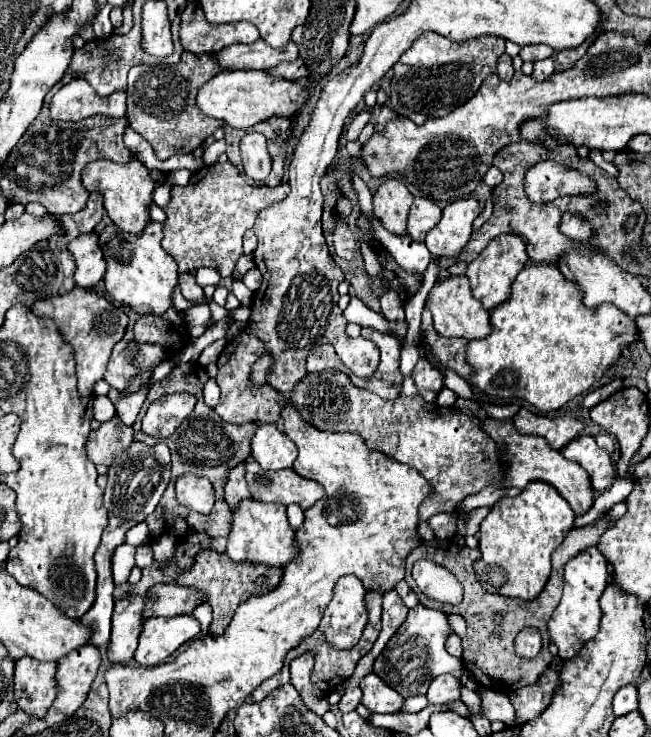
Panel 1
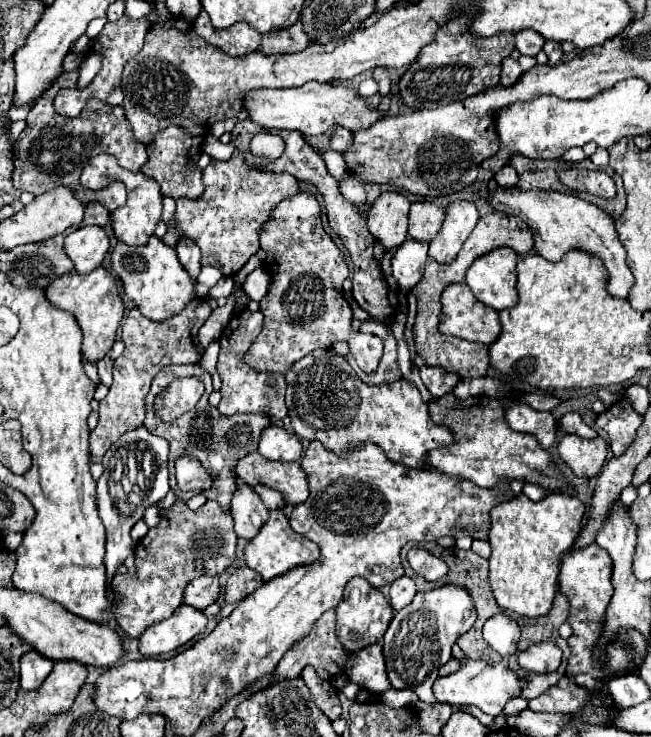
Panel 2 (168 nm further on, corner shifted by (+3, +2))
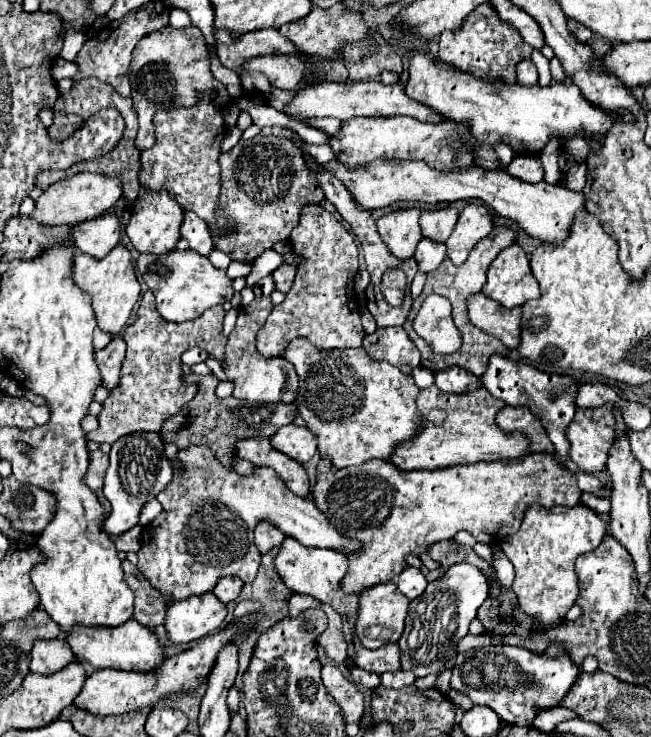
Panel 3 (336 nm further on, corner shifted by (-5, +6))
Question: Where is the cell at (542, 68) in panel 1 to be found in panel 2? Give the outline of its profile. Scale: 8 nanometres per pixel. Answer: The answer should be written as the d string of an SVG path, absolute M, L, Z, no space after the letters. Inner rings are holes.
M547 40L545 46L543 46L543 50L545 50L547 56L549 56L549 64L557 64L557 62L563 58L561 42L551 42L551 40Z

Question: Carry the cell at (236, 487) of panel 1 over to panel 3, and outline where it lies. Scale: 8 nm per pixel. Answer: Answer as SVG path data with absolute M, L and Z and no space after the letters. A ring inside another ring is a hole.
M263 520L263 522L259 522L255 526L255 544L257 544L261 554L265 554L271 548L279 546L283 542L283 538L285 538L285 534L279 528L275 528L271 522L267 522L267 520Z

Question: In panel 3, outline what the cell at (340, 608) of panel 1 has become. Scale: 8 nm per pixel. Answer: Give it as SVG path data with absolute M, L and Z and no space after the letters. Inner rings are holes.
M393 582L375 584L375 586L365 588L359 594L357 620L355 620L355 632L357 632L357 638L361 640L361 644L365 648L373 650L373 648L379 648L383 644L397 642L401 632L403 632L403 622L405 622L407 606L409 606L409 600L397 590L397 586Z

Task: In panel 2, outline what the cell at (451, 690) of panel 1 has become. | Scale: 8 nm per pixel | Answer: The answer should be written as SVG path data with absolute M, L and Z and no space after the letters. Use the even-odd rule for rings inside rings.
M455 643L452 647L452 656L461 662L461 668L449 676L437 678L433 684L433 694L439 702L461 706L461 704L475 704L489 716L503 714L503 708L509 700L521 696L523 690L523 676L515 674L505 660L499 662L487 662L487 660L473 660L463 654L463 650Z

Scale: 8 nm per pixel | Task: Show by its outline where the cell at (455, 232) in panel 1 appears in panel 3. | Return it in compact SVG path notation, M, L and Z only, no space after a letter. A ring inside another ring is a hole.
M467 204L459 212L459 220L453 234L445 242L449 260L457 266L463 260L467 260L473 246L481 238L485 238L491 232L491 228L493 228L491 210L485 204Z

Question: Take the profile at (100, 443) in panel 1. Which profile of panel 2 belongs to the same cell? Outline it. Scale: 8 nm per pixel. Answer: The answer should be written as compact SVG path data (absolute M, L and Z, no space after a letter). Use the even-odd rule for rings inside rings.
M195 300L191 302L181 314L177 314L171 320L165 322L153 322L145 318L137 308L129 310L121 340L125 342L123 354L115 360L113 370L113 386L109 388L109 394L101 400L99 406L99 422L97 428L91 432L89 438L89 452L95 458L101 458L109 446L123 436L127 430L133 430L135 426L143 424L145 420L145 396L151 388L151 382L155 374L167 366L167 364L187 364L189 360L201 358L201 344L197 340L197 332L203 326L203 322L209 318L211 306L207 300Z

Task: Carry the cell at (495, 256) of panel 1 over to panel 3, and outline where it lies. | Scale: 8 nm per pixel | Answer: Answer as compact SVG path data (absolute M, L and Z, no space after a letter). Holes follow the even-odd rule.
M509 246L491 262L481 292L505 308L523 306L527 300L539 298L539 284L531 274L529 258L521 246Z

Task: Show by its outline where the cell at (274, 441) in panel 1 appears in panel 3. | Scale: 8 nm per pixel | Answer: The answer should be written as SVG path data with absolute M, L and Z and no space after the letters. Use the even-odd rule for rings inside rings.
M287 424L283 426L273 438L271 438L271 446L287 456L291 456L293 460L305 464L313 458L313 454L317 452L317 442L315 436L305 428L305 426L297 426L297 424Z

